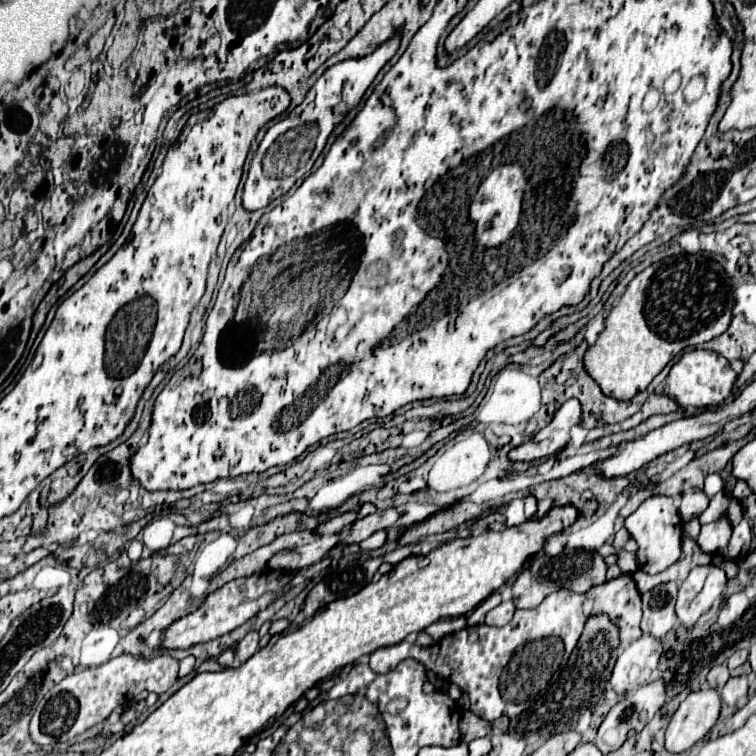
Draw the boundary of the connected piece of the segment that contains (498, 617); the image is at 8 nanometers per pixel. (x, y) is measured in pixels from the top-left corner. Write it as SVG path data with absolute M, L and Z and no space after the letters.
M503 601L501 605L497 605L495 609L491 609L491 611L487 613L485 625L495 625L495 627L507 625L507 623L513 619L513 613L515 613L513 601Z

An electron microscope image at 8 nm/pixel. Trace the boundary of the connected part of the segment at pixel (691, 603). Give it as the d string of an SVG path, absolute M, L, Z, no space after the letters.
M699 565L681 583L675 613L683 627L691 629L697 619L711 609L711 605L723 595L727 575L719 565Z

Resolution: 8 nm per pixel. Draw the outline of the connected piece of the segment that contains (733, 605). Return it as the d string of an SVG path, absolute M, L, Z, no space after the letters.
M743 591L731 595L731 597L727 599L725 607L721 609L721 613L719 613L719 621L717 621L717 623L719 623L721 627L731 625L733 621L737 621L737 619L745 613L747 607L749 607L749 599L747 599L747 595L745 595Z

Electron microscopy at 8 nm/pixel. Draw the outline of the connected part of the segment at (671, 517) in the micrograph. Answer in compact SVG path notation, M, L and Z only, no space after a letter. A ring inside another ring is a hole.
M663 495L649 497L647 501L643 501L639 505L639 509L635 513L631 513L625 519L624 525L629 534L636 540L642 558L647 559L647 562L639 562L640 567L646 573L650 575L660 573L681 557L683 521L681 521L679 511L677 511L671 497ZM643 531L645 531L645 534Z

